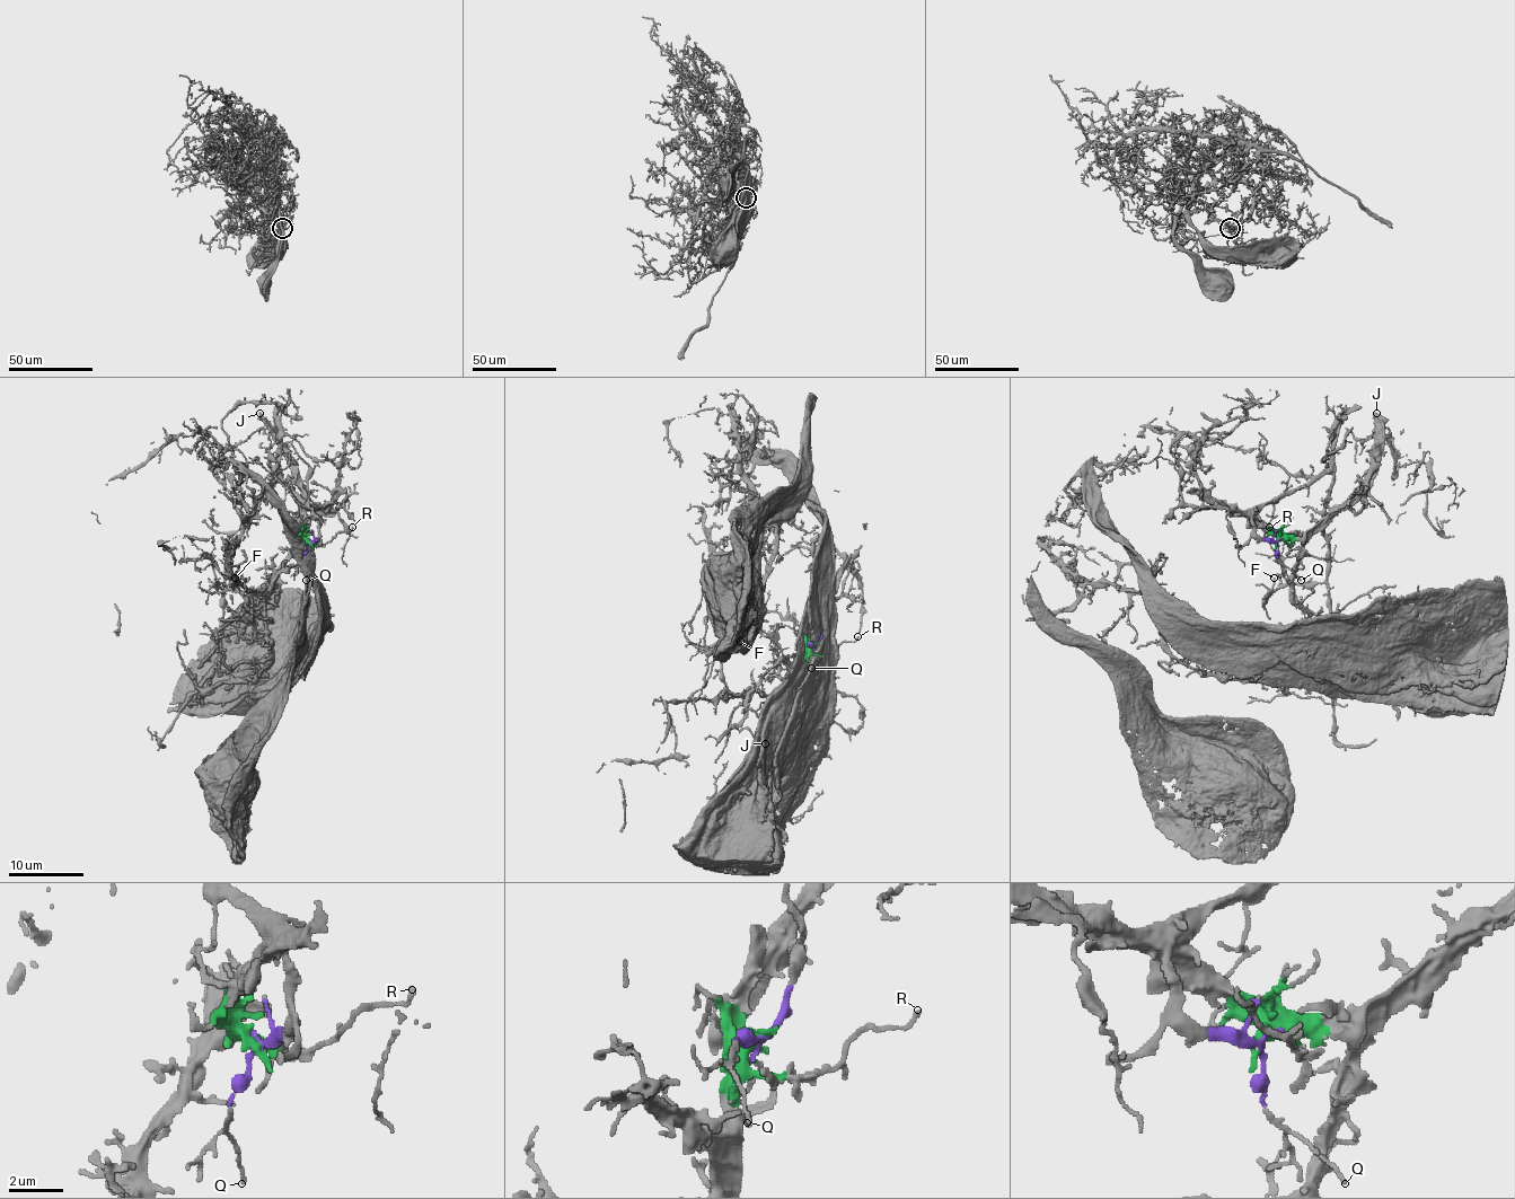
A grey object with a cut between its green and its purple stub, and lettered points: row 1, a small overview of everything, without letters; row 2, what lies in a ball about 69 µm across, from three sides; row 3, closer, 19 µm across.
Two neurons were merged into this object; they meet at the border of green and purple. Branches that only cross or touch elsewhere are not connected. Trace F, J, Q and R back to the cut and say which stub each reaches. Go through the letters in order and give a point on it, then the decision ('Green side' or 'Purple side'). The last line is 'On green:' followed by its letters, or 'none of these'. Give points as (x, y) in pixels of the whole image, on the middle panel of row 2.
F: Place: (740, 641). Green side
J: Place: (765, 743). Green side
Q: Place: (811, 668). Purple side
R: Place: (857, 636). Green side
On green: F, J, R

